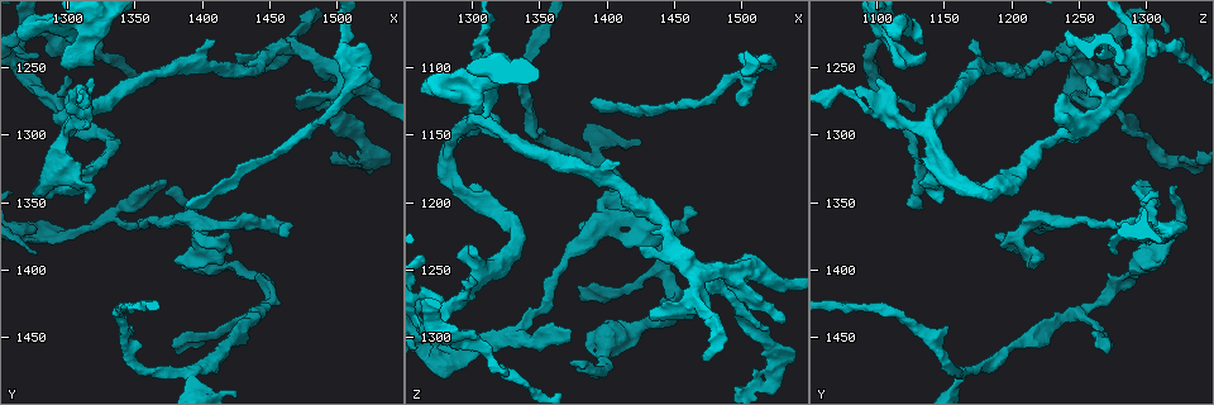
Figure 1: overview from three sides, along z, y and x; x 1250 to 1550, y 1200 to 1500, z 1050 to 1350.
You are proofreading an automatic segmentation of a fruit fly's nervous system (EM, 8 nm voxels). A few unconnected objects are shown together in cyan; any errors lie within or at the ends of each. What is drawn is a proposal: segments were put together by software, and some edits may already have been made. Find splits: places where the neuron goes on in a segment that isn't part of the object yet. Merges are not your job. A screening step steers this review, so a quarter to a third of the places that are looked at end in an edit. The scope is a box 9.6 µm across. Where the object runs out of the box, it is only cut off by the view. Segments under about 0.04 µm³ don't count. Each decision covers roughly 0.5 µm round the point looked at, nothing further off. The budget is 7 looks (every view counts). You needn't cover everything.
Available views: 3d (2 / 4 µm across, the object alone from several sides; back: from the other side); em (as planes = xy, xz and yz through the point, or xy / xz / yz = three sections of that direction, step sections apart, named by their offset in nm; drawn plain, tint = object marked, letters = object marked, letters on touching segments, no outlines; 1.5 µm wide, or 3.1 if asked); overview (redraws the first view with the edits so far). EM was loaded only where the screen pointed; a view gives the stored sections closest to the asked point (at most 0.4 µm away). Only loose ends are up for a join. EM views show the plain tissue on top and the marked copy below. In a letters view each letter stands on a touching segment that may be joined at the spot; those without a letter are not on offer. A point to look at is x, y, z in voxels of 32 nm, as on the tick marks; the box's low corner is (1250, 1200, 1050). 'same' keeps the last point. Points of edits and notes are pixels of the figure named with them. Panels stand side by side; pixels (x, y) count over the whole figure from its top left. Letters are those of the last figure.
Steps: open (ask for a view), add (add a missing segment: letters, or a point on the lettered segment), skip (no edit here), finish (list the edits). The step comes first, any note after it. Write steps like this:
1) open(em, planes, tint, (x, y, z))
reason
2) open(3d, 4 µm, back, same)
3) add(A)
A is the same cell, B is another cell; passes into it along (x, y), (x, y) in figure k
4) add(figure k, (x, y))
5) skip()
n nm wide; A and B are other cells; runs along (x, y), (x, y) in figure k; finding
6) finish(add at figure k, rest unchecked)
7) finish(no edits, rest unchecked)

open(em, xz, step 8, letters, (1462, 1376, 1206))
an open end

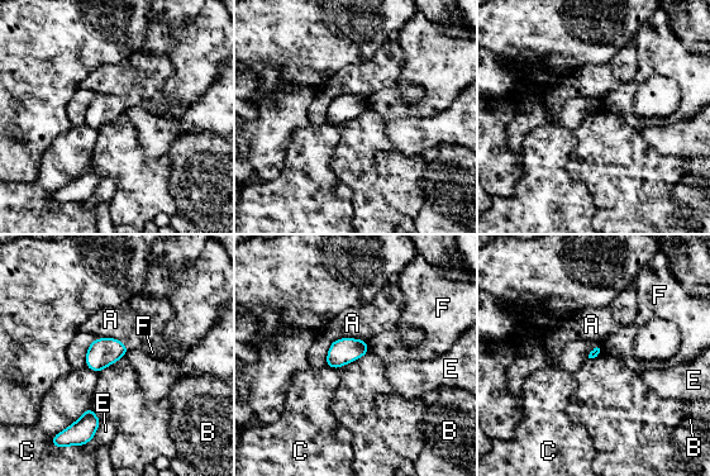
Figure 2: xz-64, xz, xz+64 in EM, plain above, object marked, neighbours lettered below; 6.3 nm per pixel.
open(em, planes, letters, same)

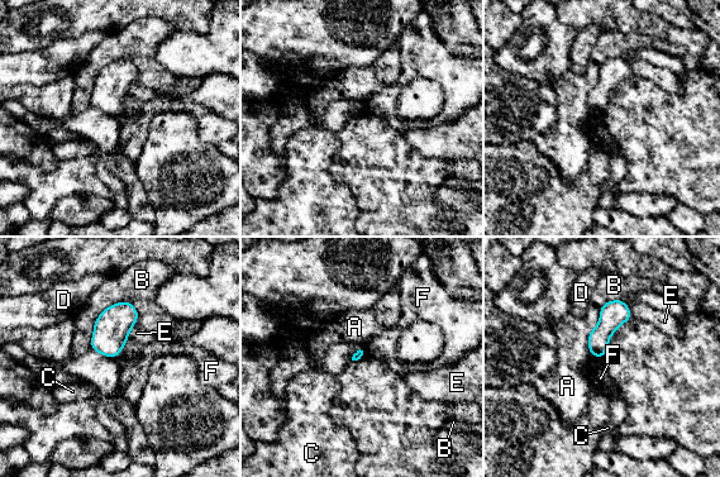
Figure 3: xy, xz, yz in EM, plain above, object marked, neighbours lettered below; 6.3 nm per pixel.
skip()
A, B, C, D, E and F are other cells; none of them fits

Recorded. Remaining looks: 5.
open(em, yz, step 4, tint, (1510, 1314, 1328))
branch stops here

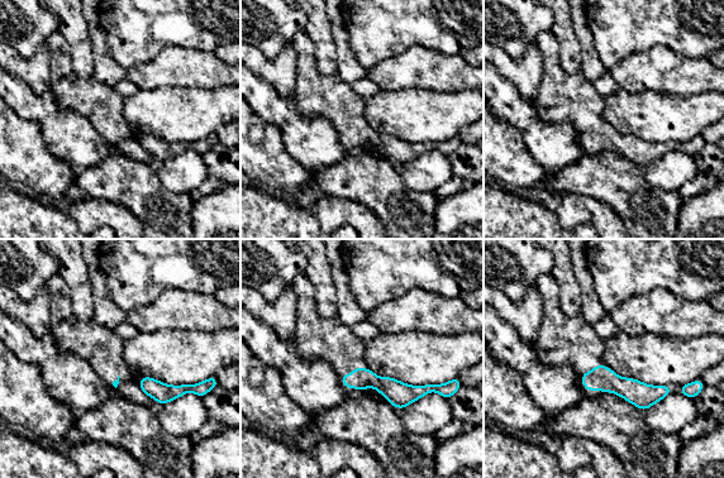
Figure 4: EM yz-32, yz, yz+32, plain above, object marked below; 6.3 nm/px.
open(em, planes, letters, same)

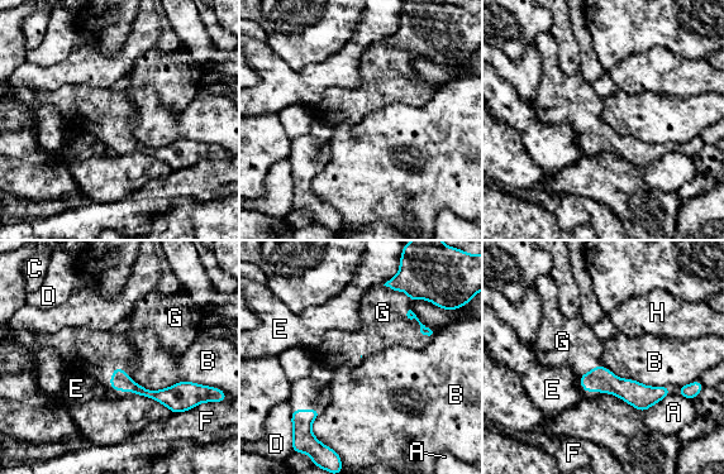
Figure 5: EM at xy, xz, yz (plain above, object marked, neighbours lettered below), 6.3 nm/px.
add(figure 5, (96, 353))
G is the same cell, A, B, C, D, E, F and H are other cells; passes into it along (119, 379), (113, 388), (96, 353) in figure 5; it goes on there

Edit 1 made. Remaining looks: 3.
open(overview)
see it whole again

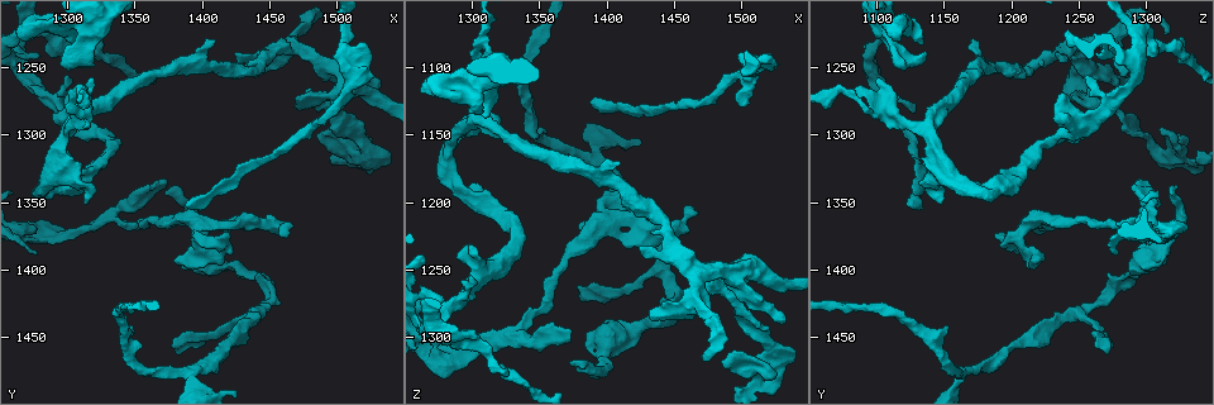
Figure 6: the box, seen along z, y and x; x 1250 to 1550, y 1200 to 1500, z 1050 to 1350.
open(3d, 2 µm, (1388, 1352, 1126))
long arm stops here

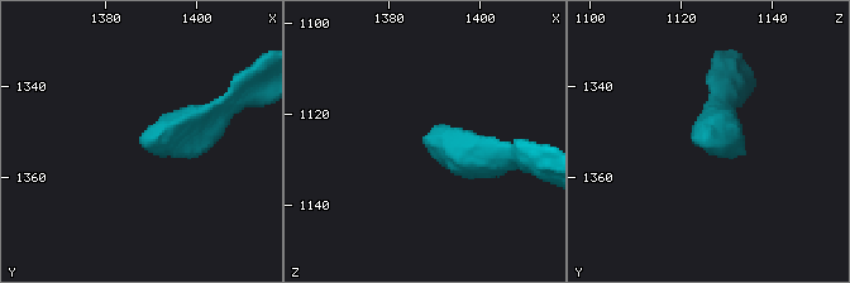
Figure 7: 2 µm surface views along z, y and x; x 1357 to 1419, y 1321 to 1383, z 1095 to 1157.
open(em, planes, letters, (1389, 1354, 1126))

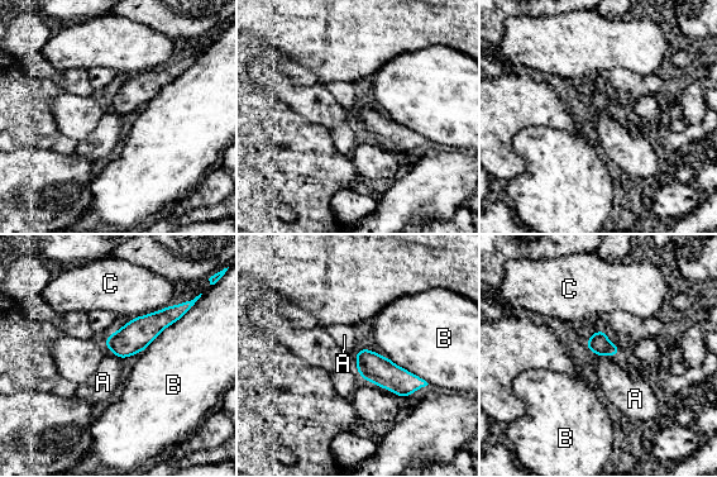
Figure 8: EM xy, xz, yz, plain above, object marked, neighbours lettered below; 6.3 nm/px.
skip()
B touches over 400 nm; A, B and C are other cells; border along (616, 354), (600, 354), (597, 357) in figure 8; none of them fits

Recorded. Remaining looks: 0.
finish(add at figure 5, rest unchecked)

